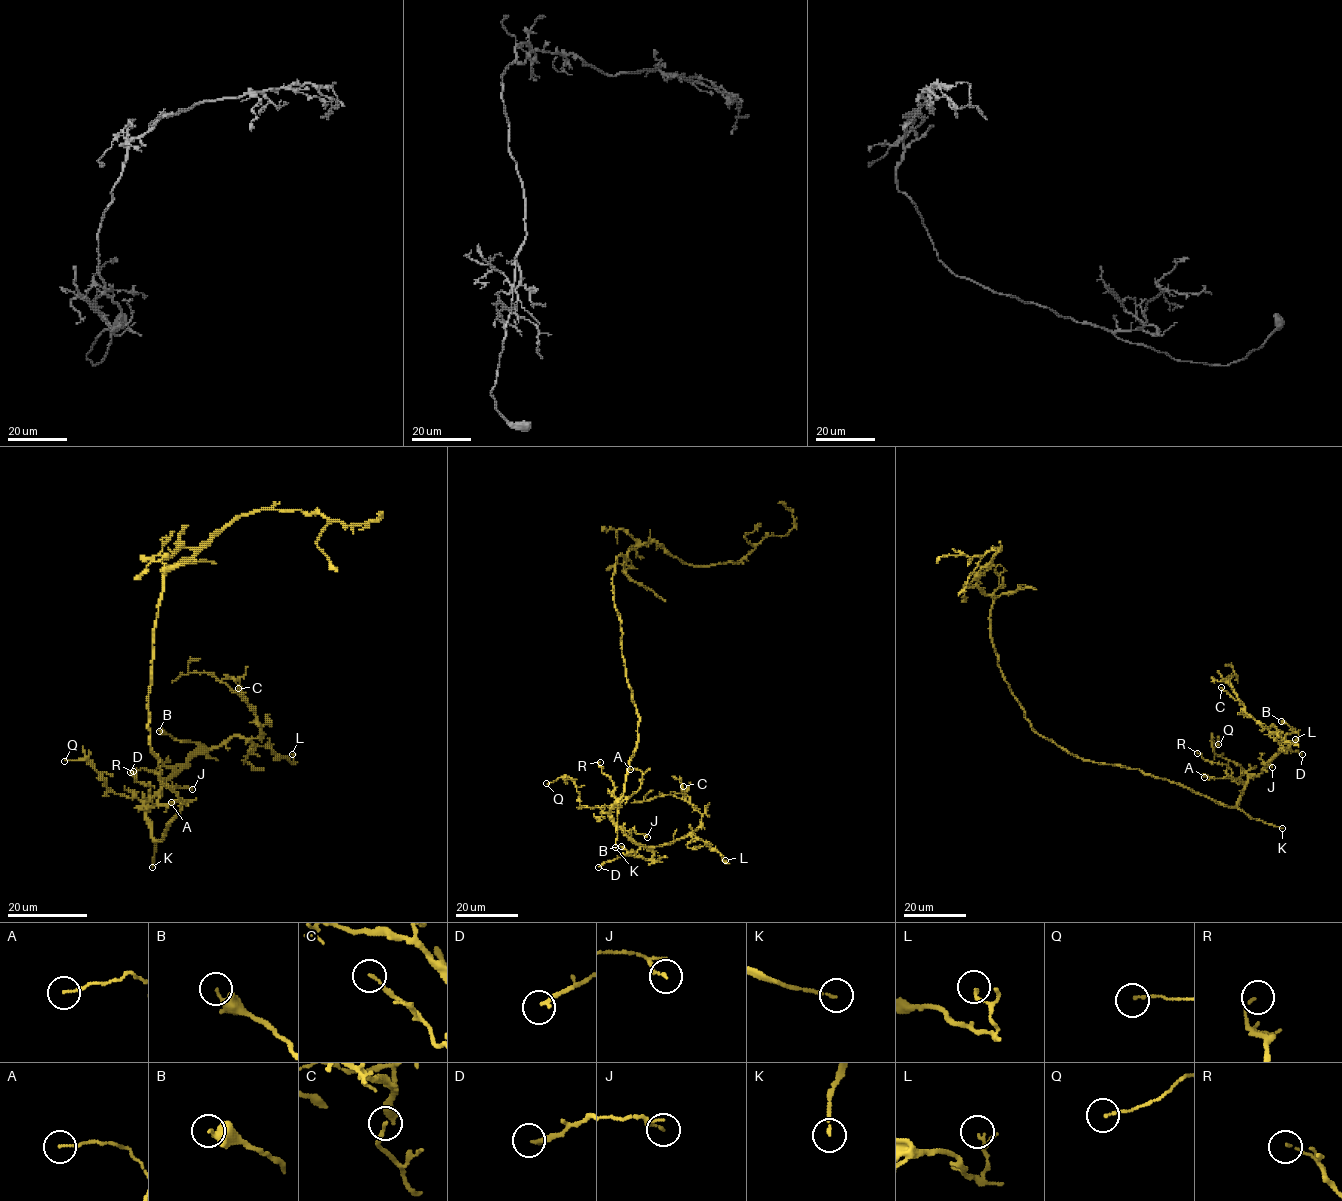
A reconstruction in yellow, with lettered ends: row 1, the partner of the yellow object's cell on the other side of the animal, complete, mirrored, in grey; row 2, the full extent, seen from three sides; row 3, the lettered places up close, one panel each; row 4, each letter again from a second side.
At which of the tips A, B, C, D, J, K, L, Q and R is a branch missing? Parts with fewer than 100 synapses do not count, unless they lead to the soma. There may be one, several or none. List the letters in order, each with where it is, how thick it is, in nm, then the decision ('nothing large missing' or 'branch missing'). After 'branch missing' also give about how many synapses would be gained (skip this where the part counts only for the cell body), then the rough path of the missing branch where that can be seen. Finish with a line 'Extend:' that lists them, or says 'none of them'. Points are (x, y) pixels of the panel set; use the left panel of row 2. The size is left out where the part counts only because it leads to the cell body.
A: place (171, 802); calibre 110 nm; nothing large missing
B: place (159, 731); calibre 320 nm; nothing large missing
C: place (238, 688); calibre 110 nm; nothing large missing
D: place (130, 772); calibre 180 nm; nothing large missing
J: place (192, 789); calibre 120 nm; nothing large missing
K: place (152, 867); calibre 120 nm; branch missing; course (152, 867), (142, 873), (138, 851), (134, 856), (123, 843), (133, 805), (148, 787)
L: place (292, 754); calibre 130 nm; nothing large missing
Q: place (64, 761); calibre 110 nm; nothing large missing
R: place (133, 771); calibre 90 nm; nothing large missing
Extend: K

